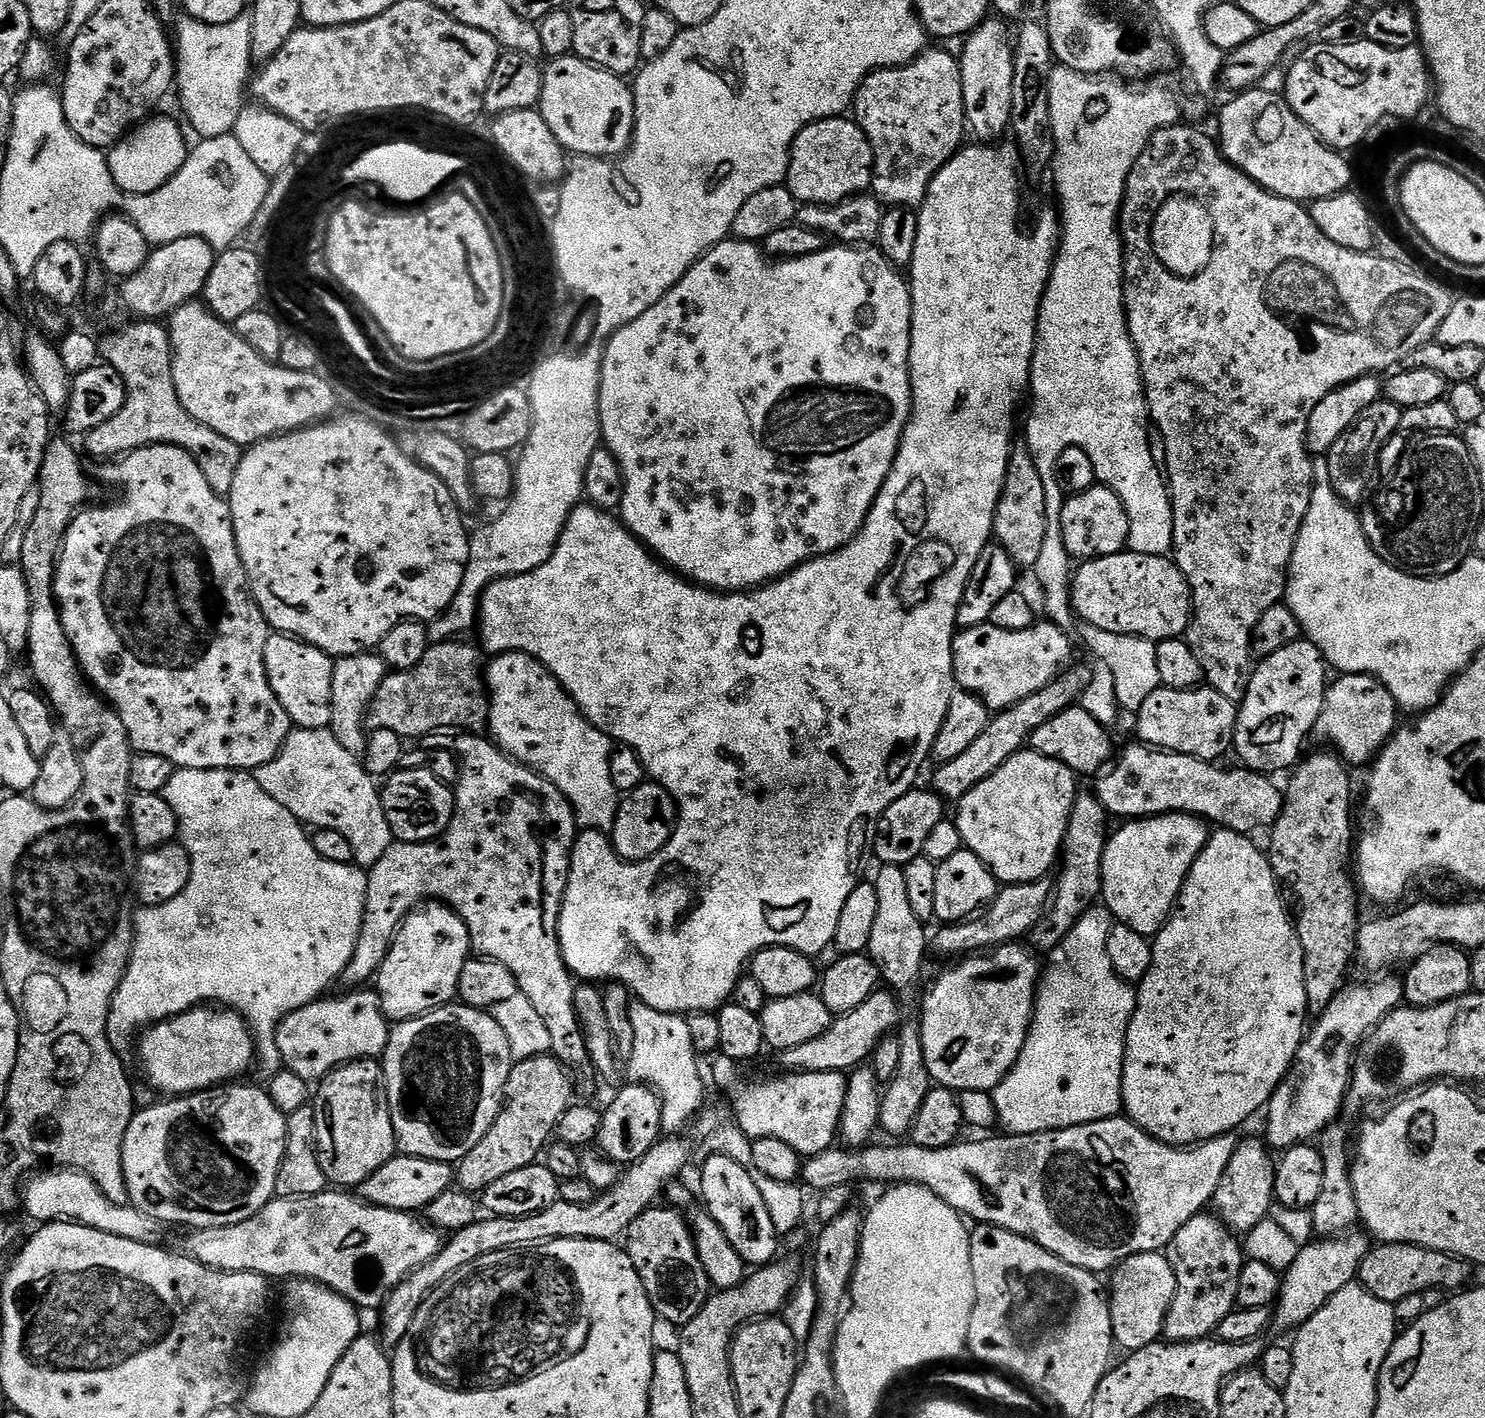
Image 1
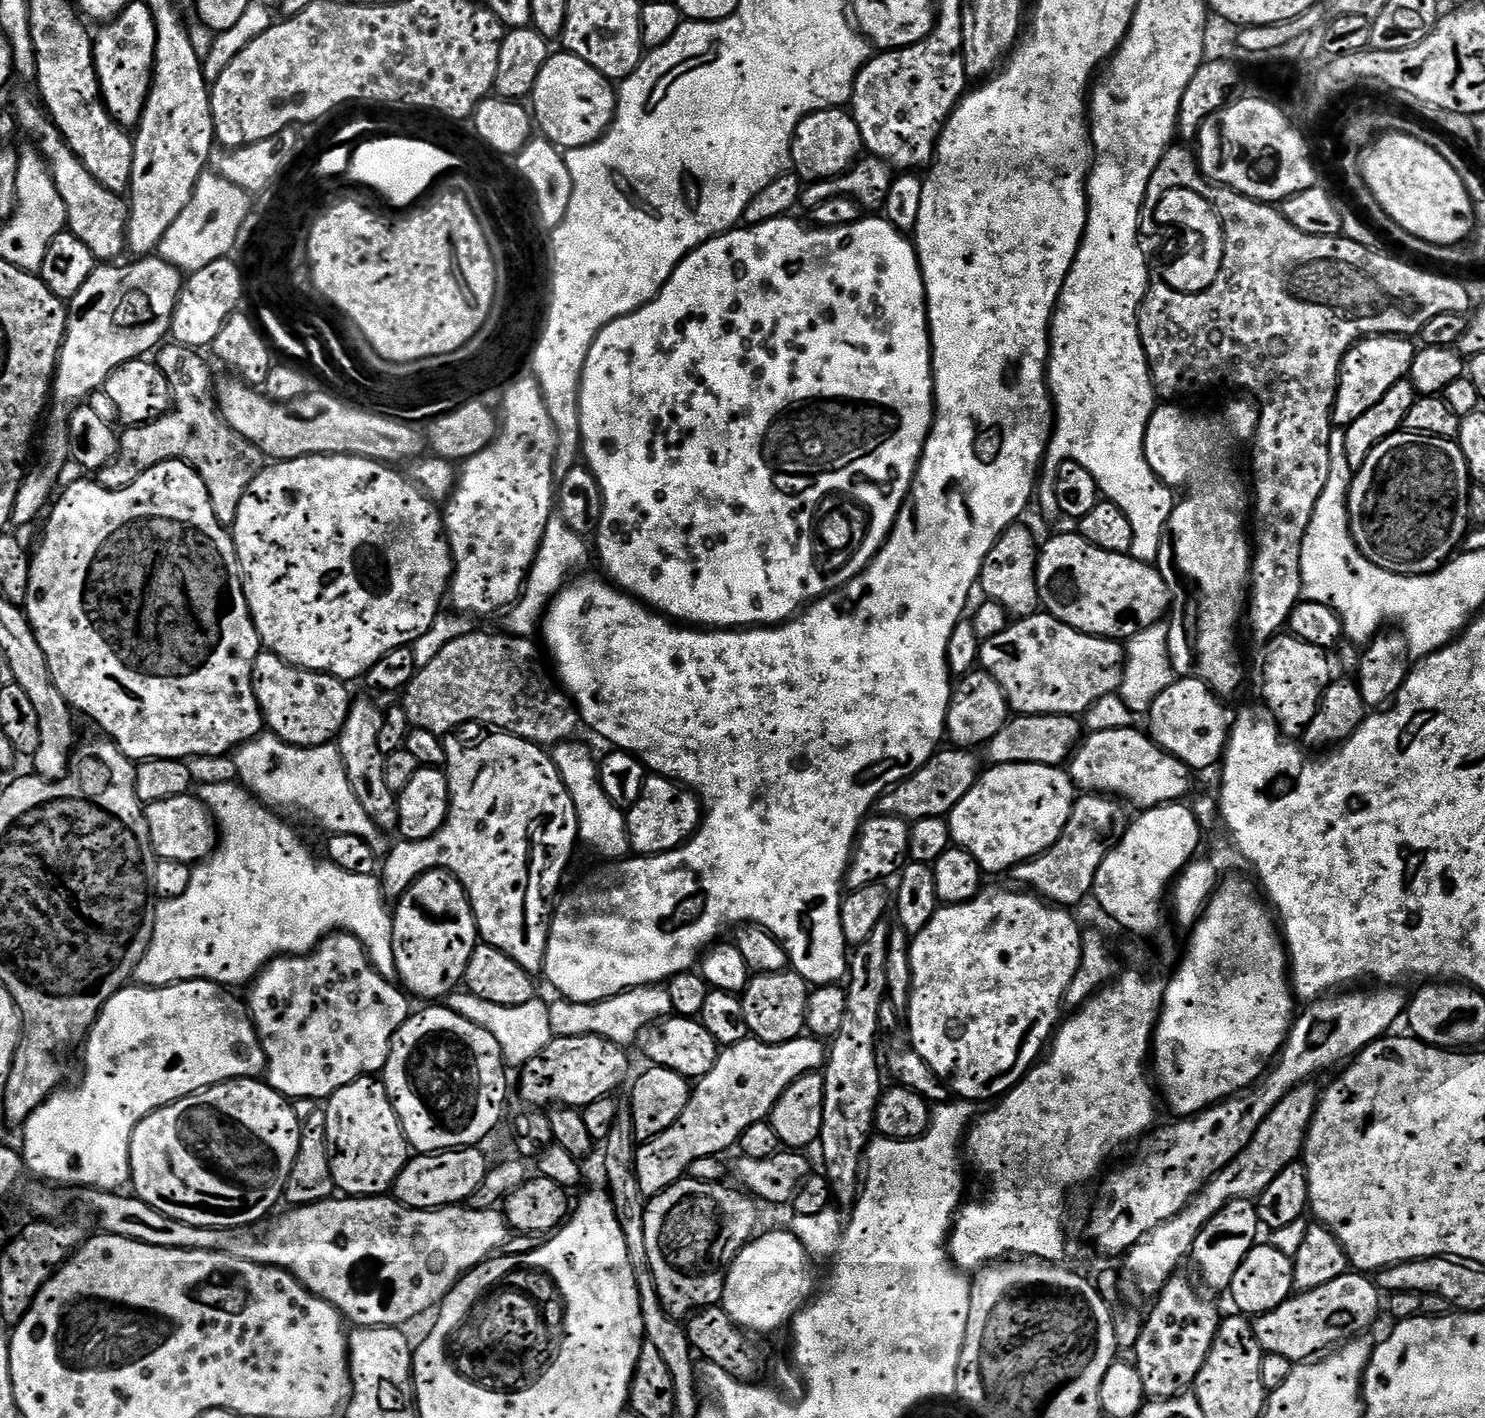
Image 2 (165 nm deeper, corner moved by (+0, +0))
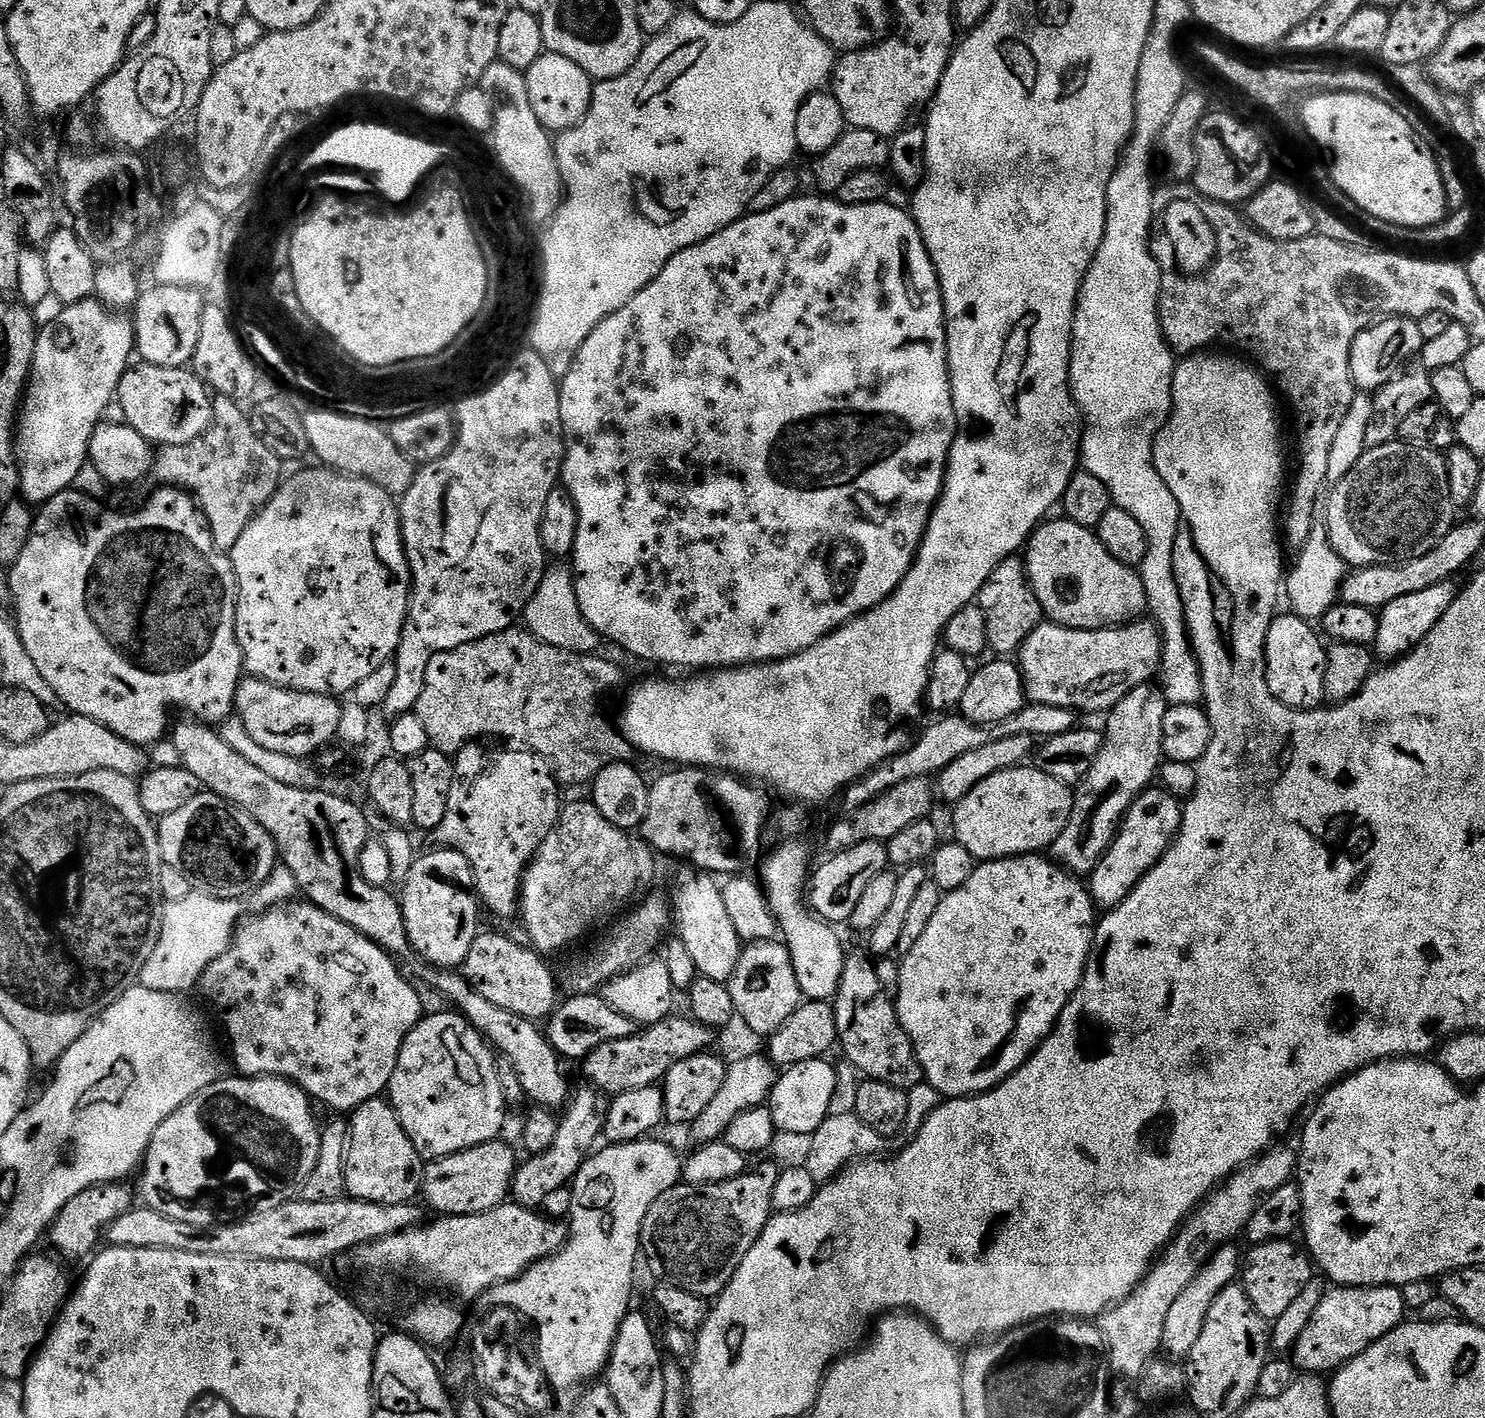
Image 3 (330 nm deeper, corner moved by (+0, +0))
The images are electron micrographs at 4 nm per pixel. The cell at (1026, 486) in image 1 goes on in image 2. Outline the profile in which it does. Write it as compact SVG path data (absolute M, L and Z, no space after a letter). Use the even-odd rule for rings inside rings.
M1024 522L1011 524L1003 534L1000 540L994 542L990 554L986 554L986 562L982 562L980 579L978 581L979 591L984 591L983 595L989 600L998 602L1008 612L1009 617L1023 618L1025 616L1035 616L1041 611L1042 605L1040 595L1038 594L1038 582L1036 581L1036 561L1038 559L1038 540L1030 529L1024 525Z

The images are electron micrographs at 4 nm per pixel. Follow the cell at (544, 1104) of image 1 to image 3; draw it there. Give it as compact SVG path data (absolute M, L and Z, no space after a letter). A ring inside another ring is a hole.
M673 1014L665 1020L659 1020L647 1030L638 1031L628 1040L610 1041L598 1046L582 1061L584 1076L588 1079L585 1081L590 1082L591 1087L599 1088L601 1092L612 1096L659 1085L670 1066L682 1062L682 1058L696 1056L713 1047L713 1029L684 1016Z

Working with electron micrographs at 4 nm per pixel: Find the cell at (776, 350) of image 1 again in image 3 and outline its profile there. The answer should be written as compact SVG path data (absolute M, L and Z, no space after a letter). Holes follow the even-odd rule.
M797 194L793 200L774 206L769 212L752 212L741 220L734 221L726 230L674 254L670 262L622 310L610 314L582 342L570 370L559 381L560 401L564 422L564 467L562 484L567 488L578 510L578 534L576 545L570 557L570 567L576 577L578 604L586 622L605 641L613 640L620 648L625 648L632 656L640 660L653 660L656 664L677 664L688 670L715 670L718 668L739 666L741 664L762 664L770 660L785 660L798 654L826 638L835 628L841 628L847 620L868 612L878 606L906 578L920 543L924 541L924 532L928 529L928 519L940 501L940 491L944 489L944 473L948 470L948 455L952 449L952 440L956 437L956 411L952 401L952 379L948 376L948 331L944 325L944 299L940 293L940 283L932 265L930 254L922 242L922 234L916 221L907 211L895 208L889 202L879 204L859 204L850 206L838 199L824 194L804 196Z

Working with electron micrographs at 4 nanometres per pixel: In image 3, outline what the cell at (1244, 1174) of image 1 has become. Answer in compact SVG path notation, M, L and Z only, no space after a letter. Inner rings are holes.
M1235 1243L1223 1244L1214 1255L1209 1258L1198 1270L1194 1282L1178 1294L1178 1299L1174 1301L1174 1307L1168 1311L1166 1317L1166 1330L1162 1330L1161 1349L1169 1357L1187 1358L1194 1350L1199 1336L1202 1334L1202 1326L1206 1326L1206 1314L1210 1314L1210 1306L1214 1306L1214 1298L1226 1290L1226 1286L1237 1283L1242 1272L1242 1252L1236 1249Z

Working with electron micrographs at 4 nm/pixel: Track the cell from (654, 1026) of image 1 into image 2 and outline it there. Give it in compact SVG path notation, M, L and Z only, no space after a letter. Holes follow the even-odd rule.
M649 986L631 988L628 992L619 992L597 1004L576 1004L572 1000L556 998L548 1004L550 1030L553 1037L558 1036L601 1036L621 1046L635 1045L640 1032L673 1015L672 1003L667 987Z

